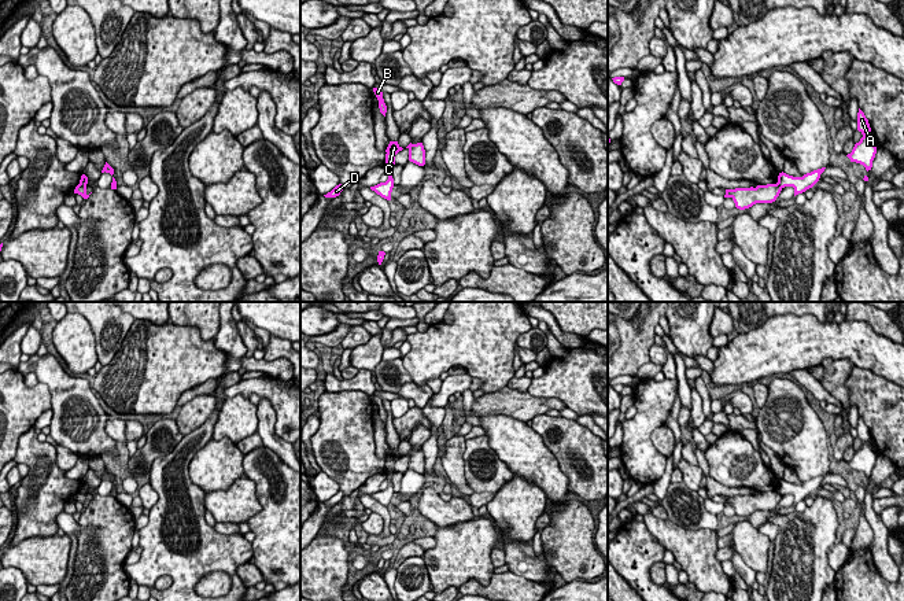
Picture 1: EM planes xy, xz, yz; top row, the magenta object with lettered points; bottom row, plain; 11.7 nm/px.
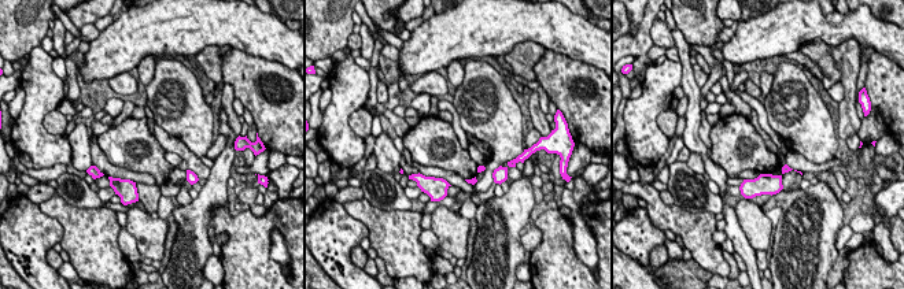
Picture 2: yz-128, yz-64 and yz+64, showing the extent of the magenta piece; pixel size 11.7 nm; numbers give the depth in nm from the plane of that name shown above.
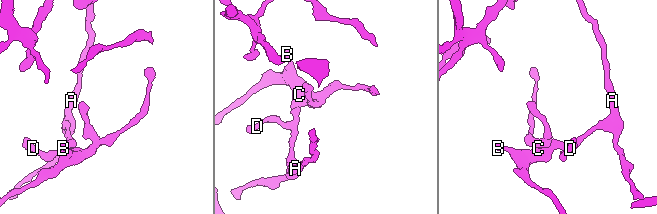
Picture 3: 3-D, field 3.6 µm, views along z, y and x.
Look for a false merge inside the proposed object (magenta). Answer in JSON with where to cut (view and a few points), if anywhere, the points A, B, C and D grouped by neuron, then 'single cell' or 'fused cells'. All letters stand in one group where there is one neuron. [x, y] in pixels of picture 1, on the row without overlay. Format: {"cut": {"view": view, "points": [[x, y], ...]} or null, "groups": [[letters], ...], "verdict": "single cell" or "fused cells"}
{"cut": {"view": "xz", "points": [[391, 472], [386, 475]]}, "groups": [["A", "D"], ["B", "C"]], "verdict": "fused cells"}

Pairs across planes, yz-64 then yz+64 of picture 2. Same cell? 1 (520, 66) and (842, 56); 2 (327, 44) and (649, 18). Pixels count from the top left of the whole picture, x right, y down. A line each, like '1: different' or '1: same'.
1: same
2: same

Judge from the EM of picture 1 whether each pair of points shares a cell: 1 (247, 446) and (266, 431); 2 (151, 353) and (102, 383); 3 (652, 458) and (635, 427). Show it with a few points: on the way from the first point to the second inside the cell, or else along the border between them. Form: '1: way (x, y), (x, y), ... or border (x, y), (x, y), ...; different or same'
1: border (255, 432), (265, 445); different
2: way (139, 365), (121, 383), (114, 383); same
3: way (644, 450), (637, 443), (637, 435); same

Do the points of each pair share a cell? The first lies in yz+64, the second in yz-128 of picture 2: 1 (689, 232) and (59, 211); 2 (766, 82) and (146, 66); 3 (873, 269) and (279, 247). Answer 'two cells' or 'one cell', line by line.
1: one cell
2: one cell
3: two cells

